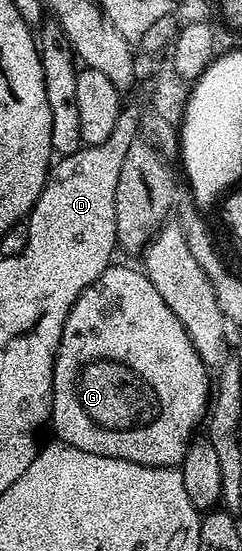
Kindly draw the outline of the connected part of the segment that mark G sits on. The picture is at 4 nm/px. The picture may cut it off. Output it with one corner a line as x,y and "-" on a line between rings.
111,264
108,266
103,272
103,276
99,276
99,280
95,280
95,284
91,284
81,293
79,300
75,300
75,304
63,324
63,336
53,365
51,427
53,426
54,432
57,433
54,435
60,441
65,442
68,446
79,448
83,452
91,452
95,456
122,458
144,466
177,468
185,459
187,448
195,437
193,429
200,422
201,426
206,417
207,407
211,402
211,374
205,361
202,360
196,348
191,344
189,334
183,328
183,324
179,324
179,316
175,316
175,312
171,312
171,308
167,308
167,300
163,300
163,296
159,296
159,288
155,288
155,284
151,284
151,280
145,275
144,269
132,270
129,266
117,265

